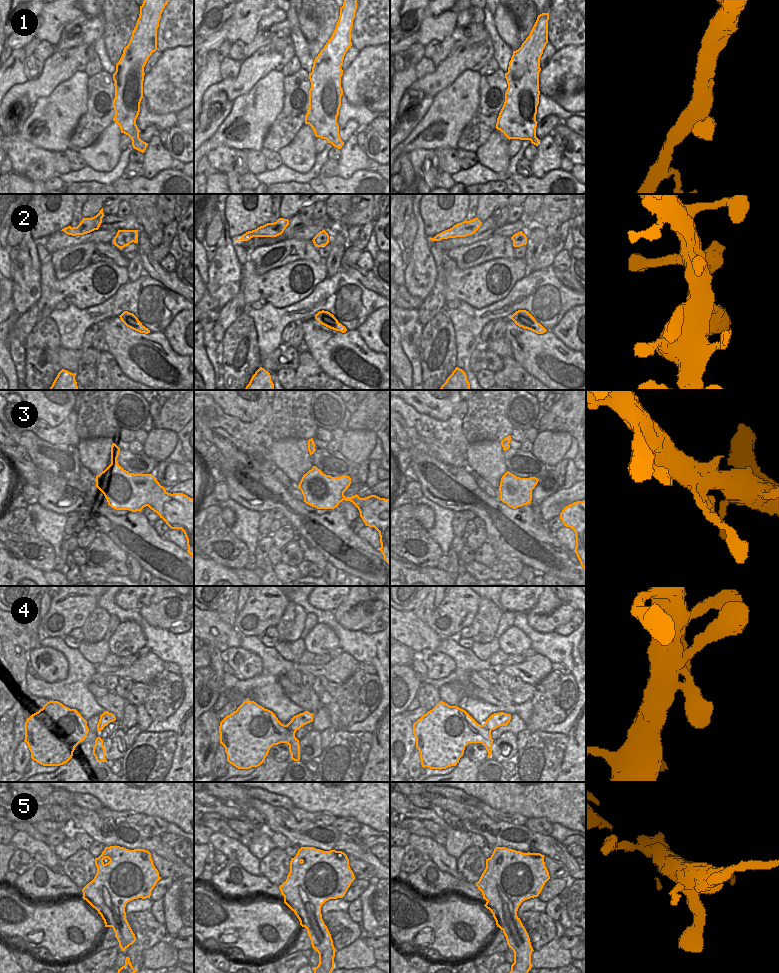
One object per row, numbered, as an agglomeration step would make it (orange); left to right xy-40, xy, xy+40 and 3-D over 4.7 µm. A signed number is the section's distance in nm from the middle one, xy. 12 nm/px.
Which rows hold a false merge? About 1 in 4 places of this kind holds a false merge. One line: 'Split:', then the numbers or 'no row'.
Split: no row

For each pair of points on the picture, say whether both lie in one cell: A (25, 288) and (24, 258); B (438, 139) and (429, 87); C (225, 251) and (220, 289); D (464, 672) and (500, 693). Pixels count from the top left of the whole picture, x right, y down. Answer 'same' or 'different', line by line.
A: same
B: different
C: same
D: different

